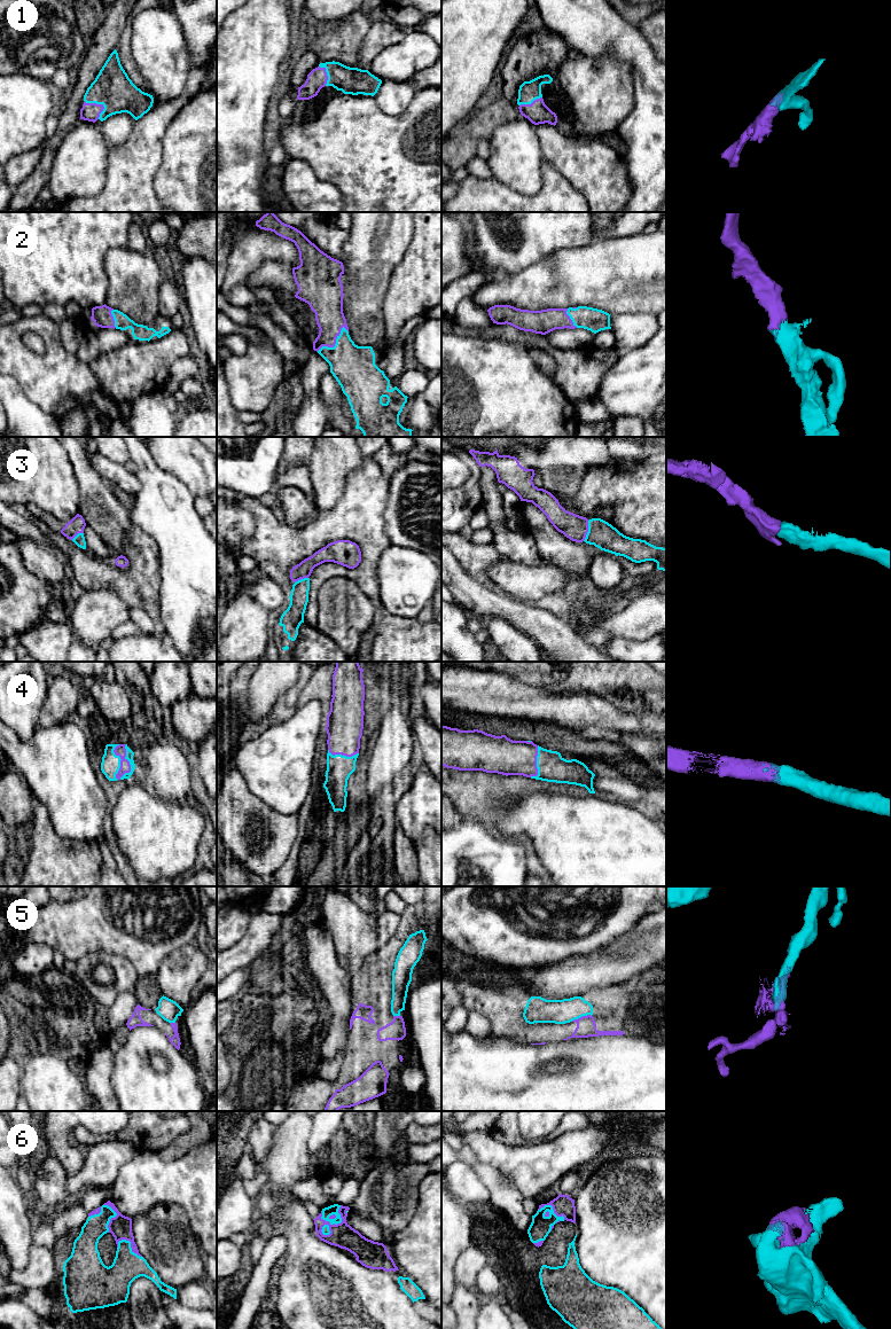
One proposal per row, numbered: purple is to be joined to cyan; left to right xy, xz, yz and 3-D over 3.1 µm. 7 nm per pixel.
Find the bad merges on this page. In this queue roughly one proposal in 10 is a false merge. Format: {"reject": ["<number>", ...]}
{"reject": []}

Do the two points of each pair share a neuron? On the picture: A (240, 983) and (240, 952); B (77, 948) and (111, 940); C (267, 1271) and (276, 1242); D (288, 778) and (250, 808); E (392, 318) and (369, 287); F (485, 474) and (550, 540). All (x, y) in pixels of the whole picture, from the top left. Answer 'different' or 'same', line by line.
A: different
B: same
C: same
D: different
E: different
F: different

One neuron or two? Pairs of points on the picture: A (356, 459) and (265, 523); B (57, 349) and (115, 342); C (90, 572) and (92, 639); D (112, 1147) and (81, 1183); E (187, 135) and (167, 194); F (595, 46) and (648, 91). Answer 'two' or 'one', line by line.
A: two
B: two
C: two
D: one
E: one
F: one

